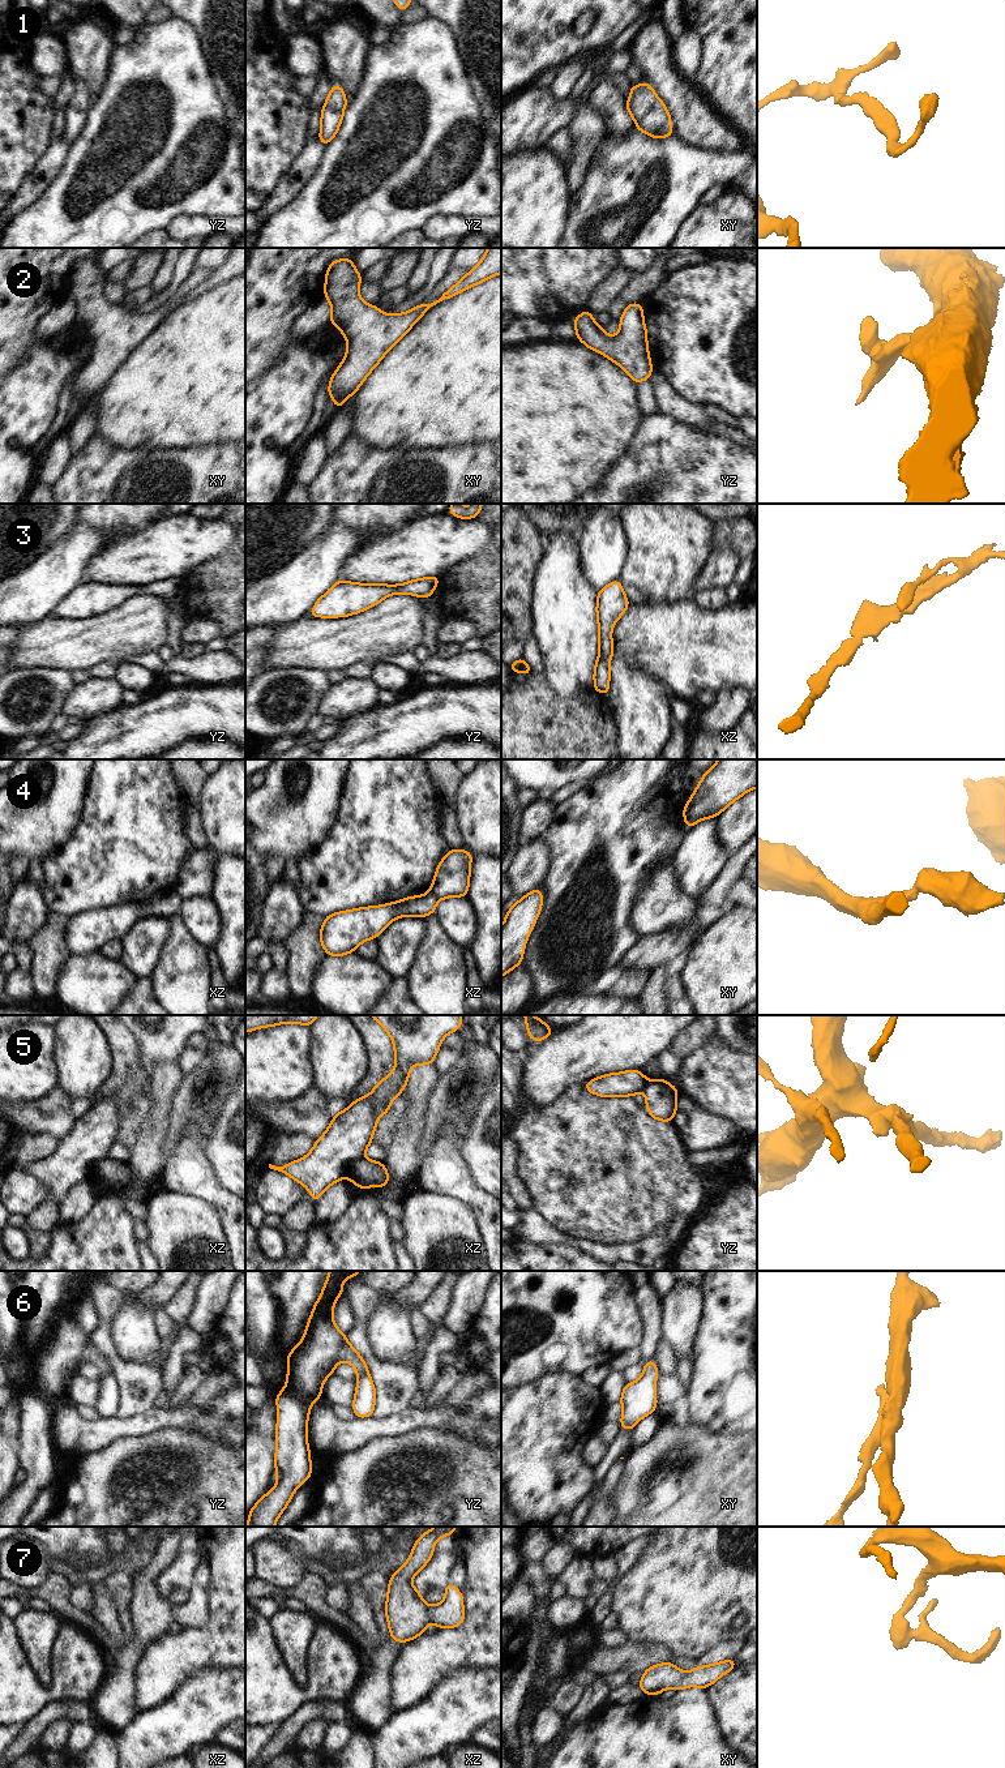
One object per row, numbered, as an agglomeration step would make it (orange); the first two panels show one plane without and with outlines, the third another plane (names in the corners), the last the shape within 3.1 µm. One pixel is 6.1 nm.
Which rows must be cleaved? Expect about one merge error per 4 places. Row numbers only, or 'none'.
4, 5

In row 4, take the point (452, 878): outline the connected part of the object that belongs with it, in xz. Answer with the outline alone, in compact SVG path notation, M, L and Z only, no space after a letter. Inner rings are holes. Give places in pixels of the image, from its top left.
M449 849L436 869L429 892L437 899L466 898L470 885L471 859L472 853L469 851Z

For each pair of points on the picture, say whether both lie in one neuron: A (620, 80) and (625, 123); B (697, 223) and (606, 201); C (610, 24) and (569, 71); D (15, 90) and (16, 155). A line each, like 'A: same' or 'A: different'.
A: different
B: different
C: different
D: same

